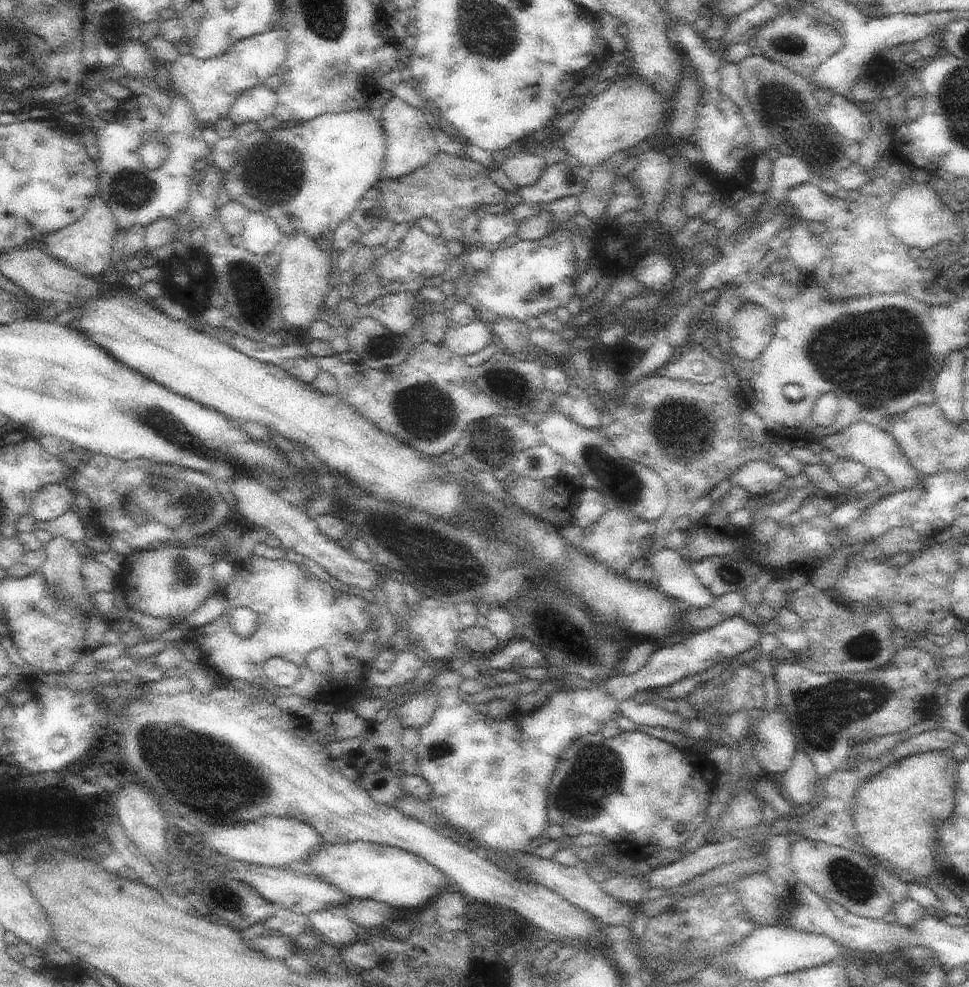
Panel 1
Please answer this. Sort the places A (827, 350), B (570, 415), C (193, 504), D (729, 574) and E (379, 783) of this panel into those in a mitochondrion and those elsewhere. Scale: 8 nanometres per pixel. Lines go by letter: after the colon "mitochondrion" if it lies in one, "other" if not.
A: mitochondrion
B: other
C: mitochondrion
D: mitochondrion
E: other

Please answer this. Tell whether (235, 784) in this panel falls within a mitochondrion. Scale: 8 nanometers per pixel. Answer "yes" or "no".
yes

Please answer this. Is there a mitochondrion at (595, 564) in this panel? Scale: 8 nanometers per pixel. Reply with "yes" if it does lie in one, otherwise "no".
no

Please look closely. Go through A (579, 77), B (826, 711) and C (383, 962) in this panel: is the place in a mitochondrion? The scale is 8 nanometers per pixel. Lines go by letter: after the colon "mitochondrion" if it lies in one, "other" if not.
A: other
B: mitochondrion
C: other

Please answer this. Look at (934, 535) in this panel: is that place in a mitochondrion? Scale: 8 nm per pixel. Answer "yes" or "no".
no

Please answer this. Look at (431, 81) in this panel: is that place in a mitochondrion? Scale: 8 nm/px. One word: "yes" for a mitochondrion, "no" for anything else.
no

